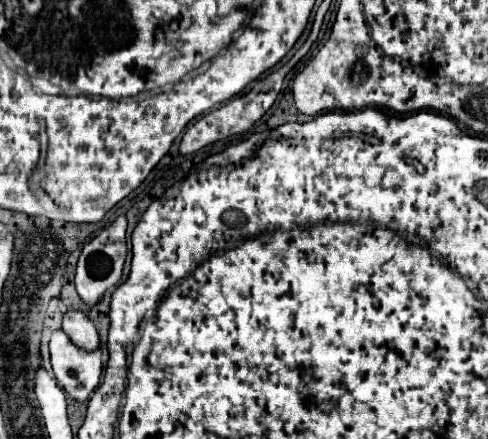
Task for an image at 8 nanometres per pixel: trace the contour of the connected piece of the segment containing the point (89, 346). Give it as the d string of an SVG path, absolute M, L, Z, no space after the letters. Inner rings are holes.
M68 308L64 312L64 322L62 330L70 336L70 340L86 350L94 350L100 346L98 342L98 332L94 322L90 320L88 314L84 314L80 308Z

